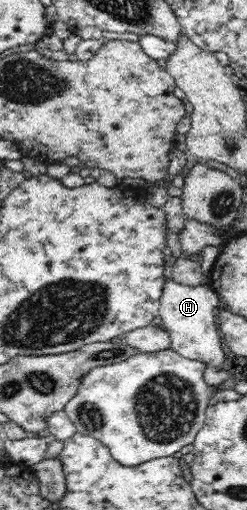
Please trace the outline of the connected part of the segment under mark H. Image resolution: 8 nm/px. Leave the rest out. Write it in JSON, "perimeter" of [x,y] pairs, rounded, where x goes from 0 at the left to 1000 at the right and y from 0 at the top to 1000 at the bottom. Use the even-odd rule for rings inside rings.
{"perimeter":[[[704,547],[668,555],[644,590],[652,629],[688,661],[688,675],[700,688],[733,700],[773,708],[810,708],[834,718],[903,725],[911,716],[911,688],[895,659],[879,649],[870,631],[870,602],[887,602],[883,578],[846,563],[773,561],[757,563]]]}

